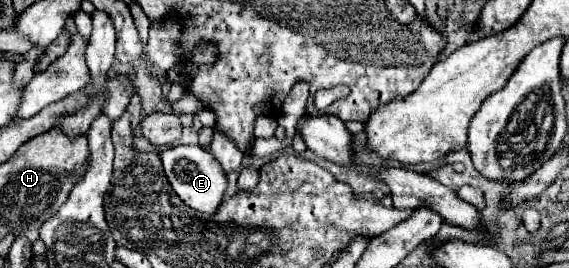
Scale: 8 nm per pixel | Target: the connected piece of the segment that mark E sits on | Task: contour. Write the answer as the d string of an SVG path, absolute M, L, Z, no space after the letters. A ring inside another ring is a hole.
M177 145L177 147L167 149L161 155L161 161L163 161L163 169L173 191L181 197L183 203L187 203L191 209L201 211L201 213L217 211L223 199L223 193L227 189L227 175L223 175L223 169L219 167L219 163L215 163L213 155L207 149Z

